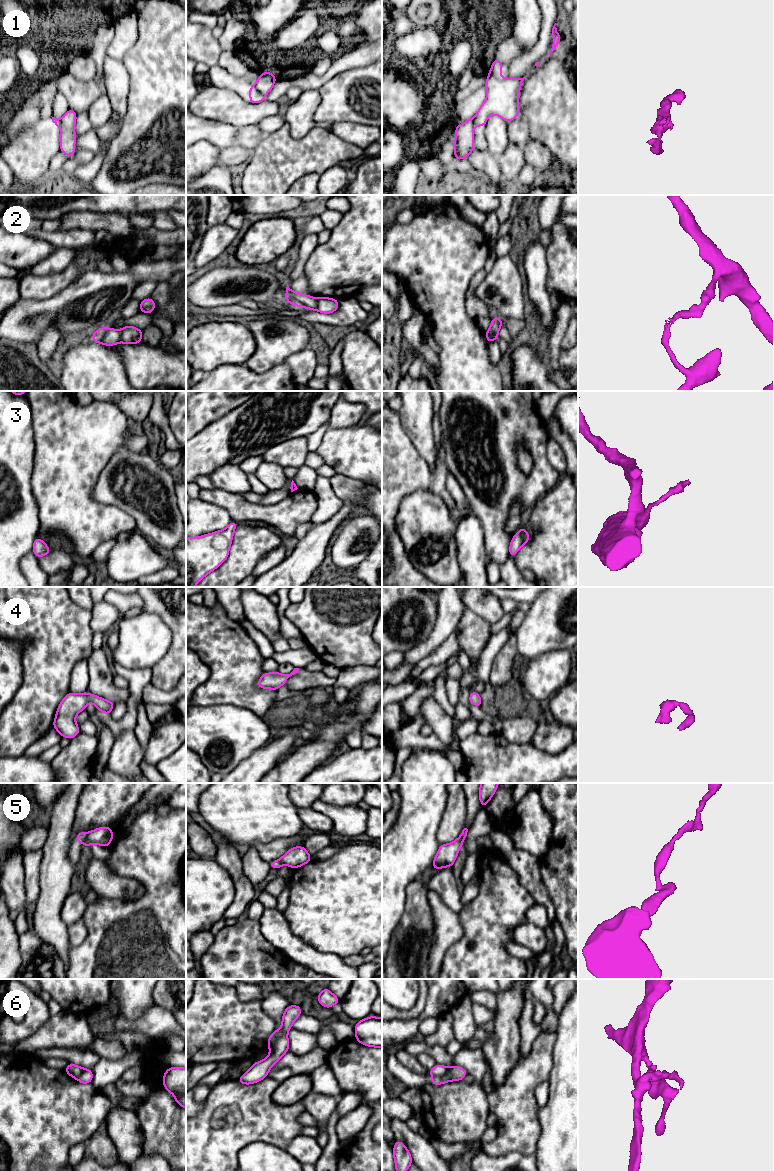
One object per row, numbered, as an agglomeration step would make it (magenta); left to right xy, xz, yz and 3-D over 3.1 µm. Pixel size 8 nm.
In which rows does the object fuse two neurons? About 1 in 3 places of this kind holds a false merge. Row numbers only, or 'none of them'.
1, 2, 5, 6

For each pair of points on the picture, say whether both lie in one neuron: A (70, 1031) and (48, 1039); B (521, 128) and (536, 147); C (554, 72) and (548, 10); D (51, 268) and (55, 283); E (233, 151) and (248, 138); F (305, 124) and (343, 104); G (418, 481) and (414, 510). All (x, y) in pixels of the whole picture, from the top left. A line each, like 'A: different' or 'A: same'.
A: same
B: same
C: different
D: different
E: same
F: different
G: different

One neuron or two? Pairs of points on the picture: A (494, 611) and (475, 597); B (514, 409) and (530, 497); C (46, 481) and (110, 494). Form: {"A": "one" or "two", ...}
{"A": "one", "B": "one", "C": "two"}

